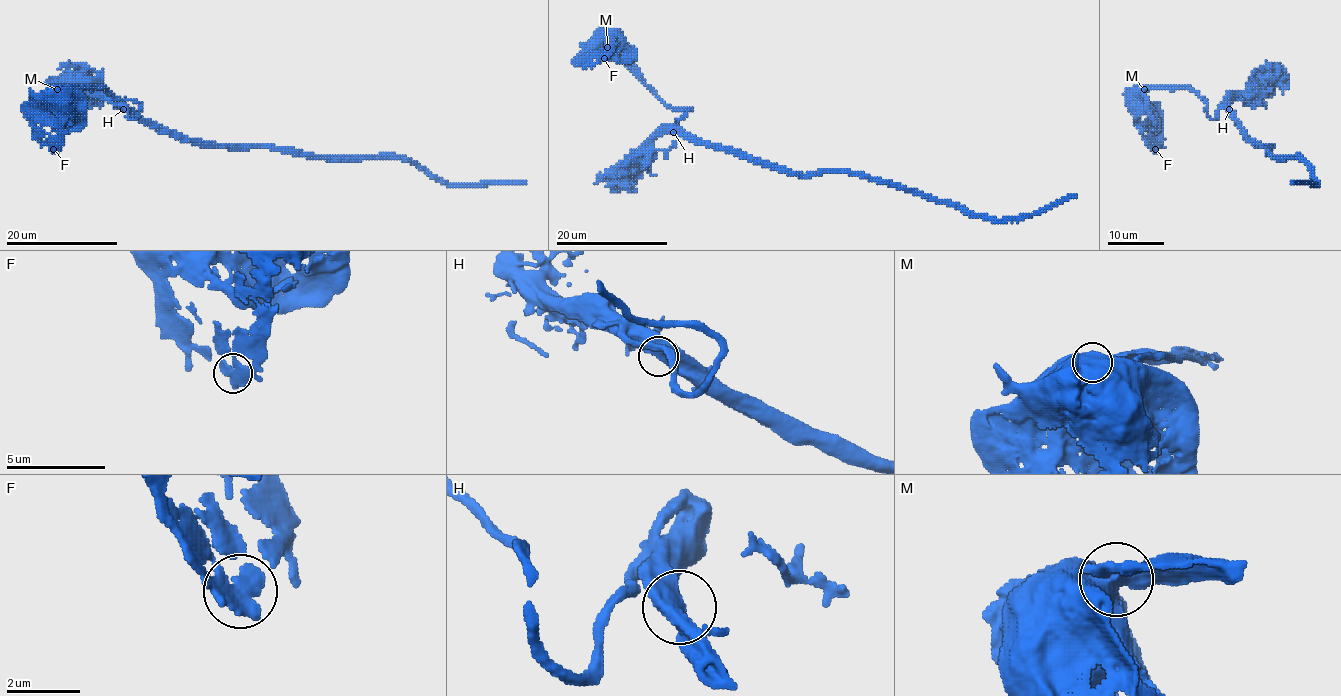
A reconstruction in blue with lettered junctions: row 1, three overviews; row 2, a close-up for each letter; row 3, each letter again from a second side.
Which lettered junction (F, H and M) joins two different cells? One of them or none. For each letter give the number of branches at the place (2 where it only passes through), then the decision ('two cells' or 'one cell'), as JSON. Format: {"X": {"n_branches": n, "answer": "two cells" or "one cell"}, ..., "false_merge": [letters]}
{"F": {"n_branches": 2, "answer": "one cell"}, "H": {"n_branches": 2, "answer": "one cell"}, "M": {"n_branches": 1, "answer": "one cell"}, "false_merge": []}

